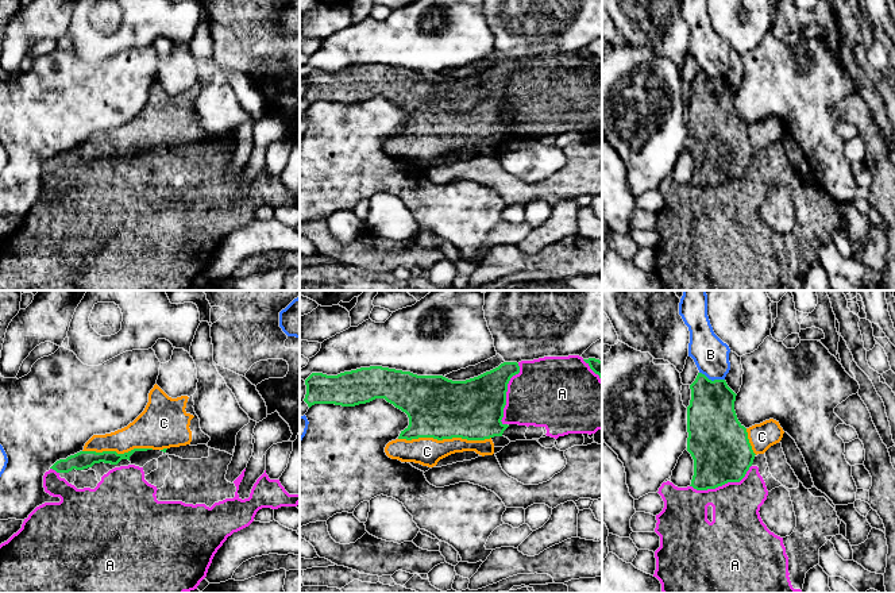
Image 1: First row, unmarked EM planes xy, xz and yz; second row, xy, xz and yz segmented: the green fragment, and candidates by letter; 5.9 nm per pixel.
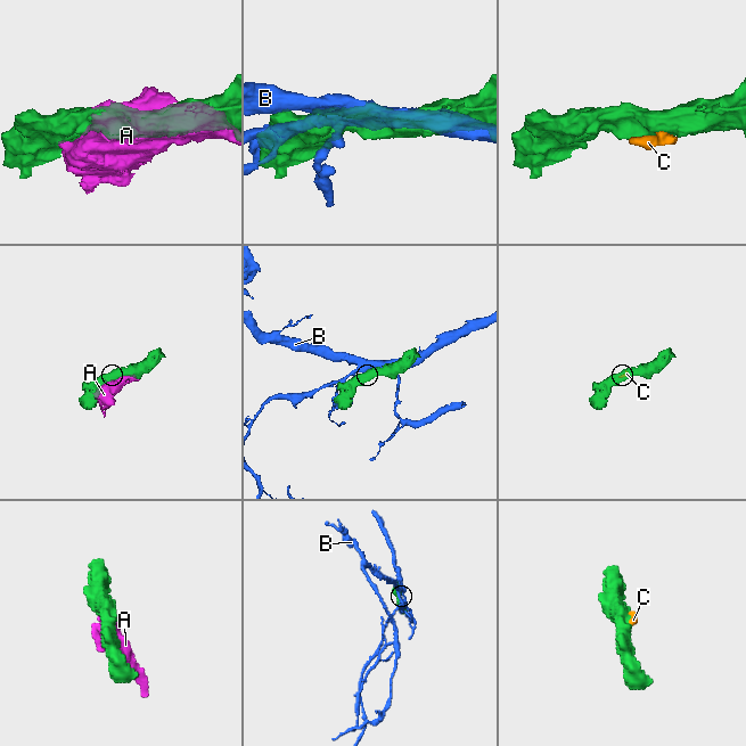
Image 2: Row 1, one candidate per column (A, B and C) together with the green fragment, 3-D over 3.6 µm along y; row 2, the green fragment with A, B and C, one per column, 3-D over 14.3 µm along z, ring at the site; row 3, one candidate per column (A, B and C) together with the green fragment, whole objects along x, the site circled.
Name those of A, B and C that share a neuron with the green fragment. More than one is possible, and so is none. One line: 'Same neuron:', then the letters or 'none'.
Same neuron: C

